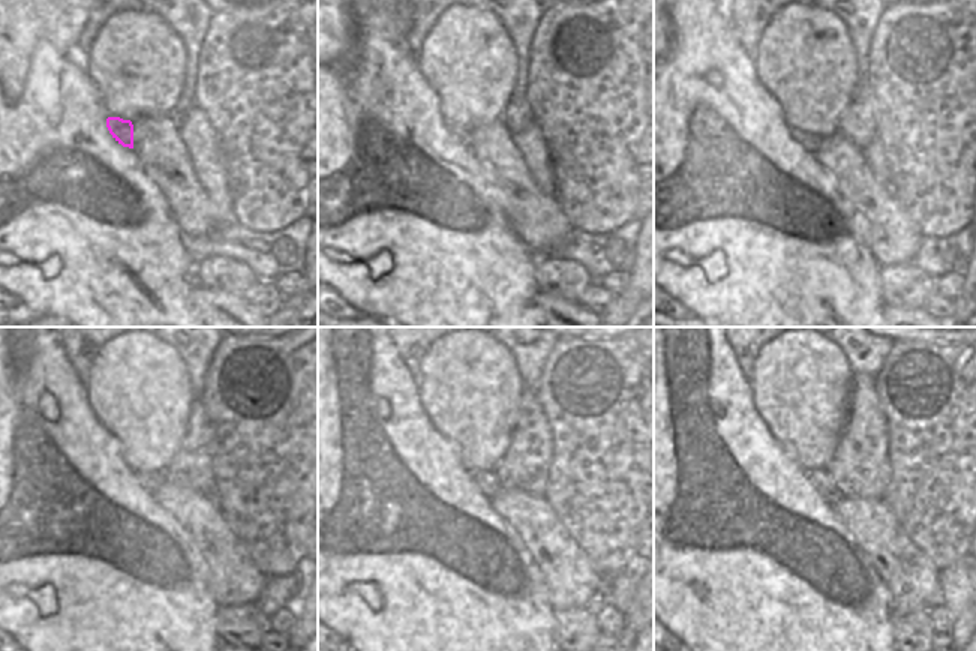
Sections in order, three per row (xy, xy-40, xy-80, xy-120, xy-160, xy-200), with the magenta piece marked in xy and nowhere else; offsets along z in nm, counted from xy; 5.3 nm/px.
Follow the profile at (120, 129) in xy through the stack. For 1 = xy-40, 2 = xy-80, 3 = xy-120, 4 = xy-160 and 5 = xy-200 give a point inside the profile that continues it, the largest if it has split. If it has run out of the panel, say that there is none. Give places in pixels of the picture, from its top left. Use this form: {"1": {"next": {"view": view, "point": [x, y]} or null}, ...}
{"1": {"next": {"view": "xy-40", "point": [462, 135]}}, "2": {"next": {"view": "xy-80", "point": [811, 143]}}, "3": {"next": {"view": "xy-120", "point": [150, 480]}}, "4": {"next": {"view": "xy-160", "point": [486, 482]}}, "5": {"next": {"view": "xy-200", "point": [819, 477]}}}

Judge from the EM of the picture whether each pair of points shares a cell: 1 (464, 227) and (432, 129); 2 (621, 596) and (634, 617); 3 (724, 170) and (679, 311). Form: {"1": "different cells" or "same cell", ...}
{"1": "same cell", "2": "different cells", "3": "different cells"}

